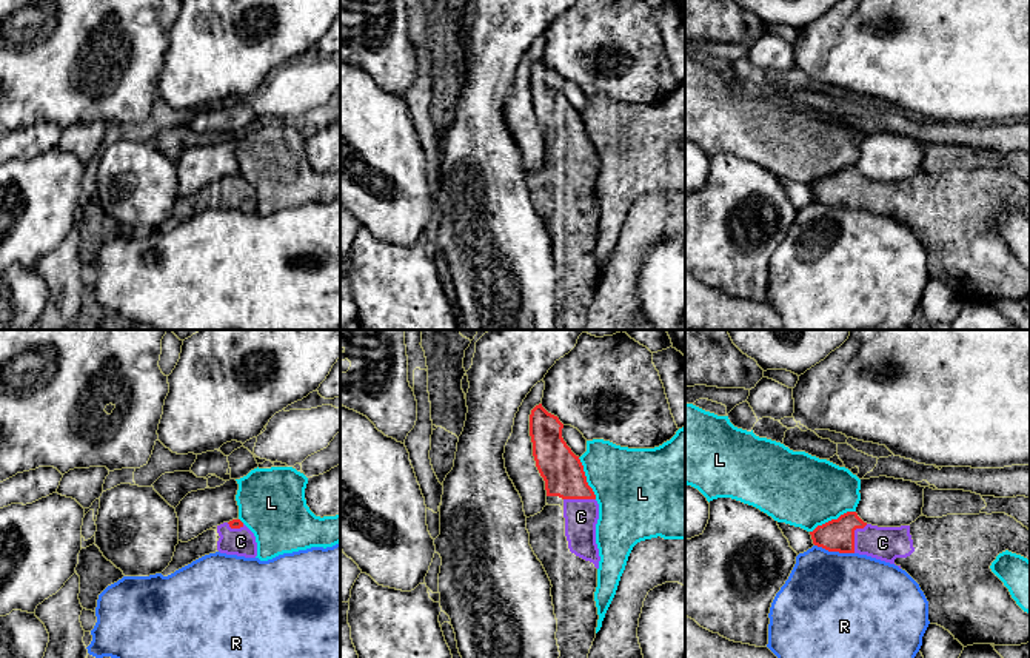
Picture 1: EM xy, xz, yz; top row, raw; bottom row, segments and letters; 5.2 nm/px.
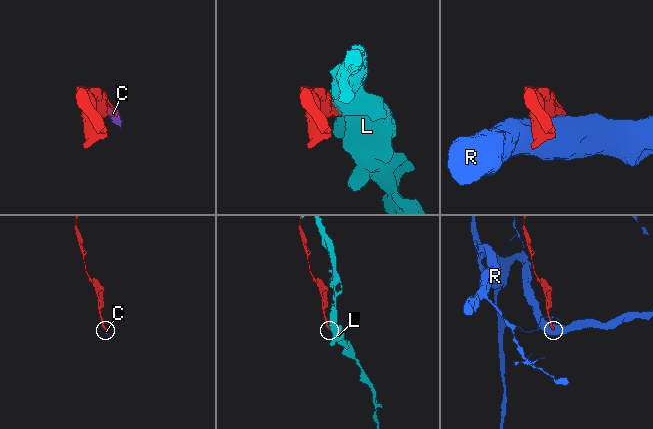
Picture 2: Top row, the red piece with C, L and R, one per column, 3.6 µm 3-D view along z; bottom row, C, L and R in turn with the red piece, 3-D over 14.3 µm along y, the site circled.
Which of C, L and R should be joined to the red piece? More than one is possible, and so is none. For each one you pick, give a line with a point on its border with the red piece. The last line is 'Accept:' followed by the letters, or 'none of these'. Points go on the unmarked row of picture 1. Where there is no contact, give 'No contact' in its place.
C: Touches red at yz (853, 190)
Accept: C

